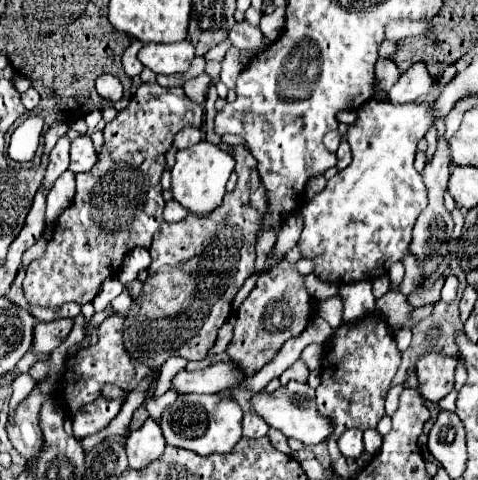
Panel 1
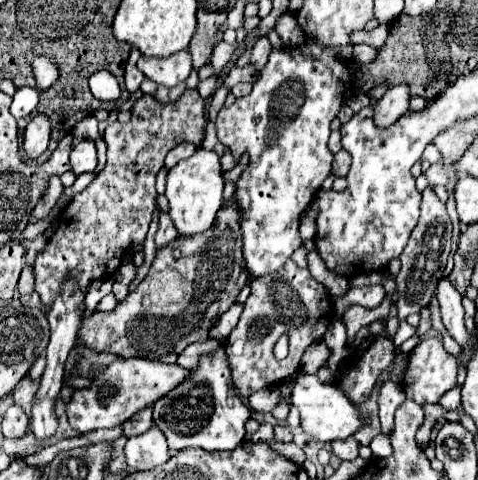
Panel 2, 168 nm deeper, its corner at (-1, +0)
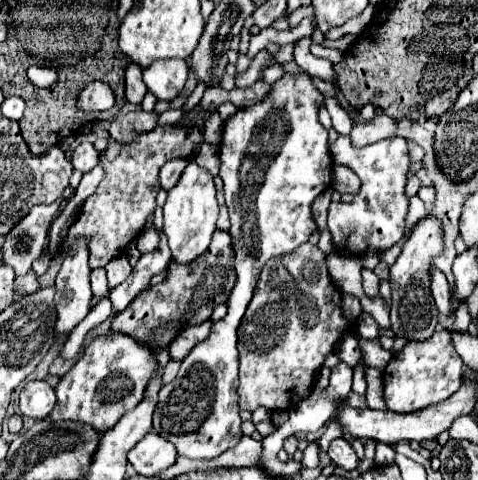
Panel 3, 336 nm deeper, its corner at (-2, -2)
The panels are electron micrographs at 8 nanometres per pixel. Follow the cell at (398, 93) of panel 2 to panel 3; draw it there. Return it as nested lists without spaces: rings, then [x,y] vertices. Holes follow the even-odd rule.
[[[381,109],[375,111],[375,117],[371,121],[359,119],[351,129],[351,141],[353,145],[371,145],[381,139],[387,139],[397,133],[397,119],[383,113]]]

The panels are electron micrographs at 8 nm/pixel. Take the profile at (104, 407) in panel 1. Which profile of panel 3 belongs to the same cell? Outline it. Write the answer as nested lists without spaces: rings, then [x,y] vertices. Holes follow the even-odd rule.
[[[109,333],[107,337],[95,339],[85,349],[83,357],[61,377],[59,385],[55,387],[57,403],[55,403],[53,411],[49,413],[49,417],[53,421],[79,421],[79,423],[87,423],[95,431],[103,433],[103,431],[111,429],[127,411],[135,409],[135,405],[139,405],[139,401],[143,401],[145,389],[147,389],[149,381],[155,375],[157,375],[157,361],[155,361],[153,353],[149,353],[149,349],[141,347],[137,341],[133,341],[131,337],[127,337],[123,333]]]

